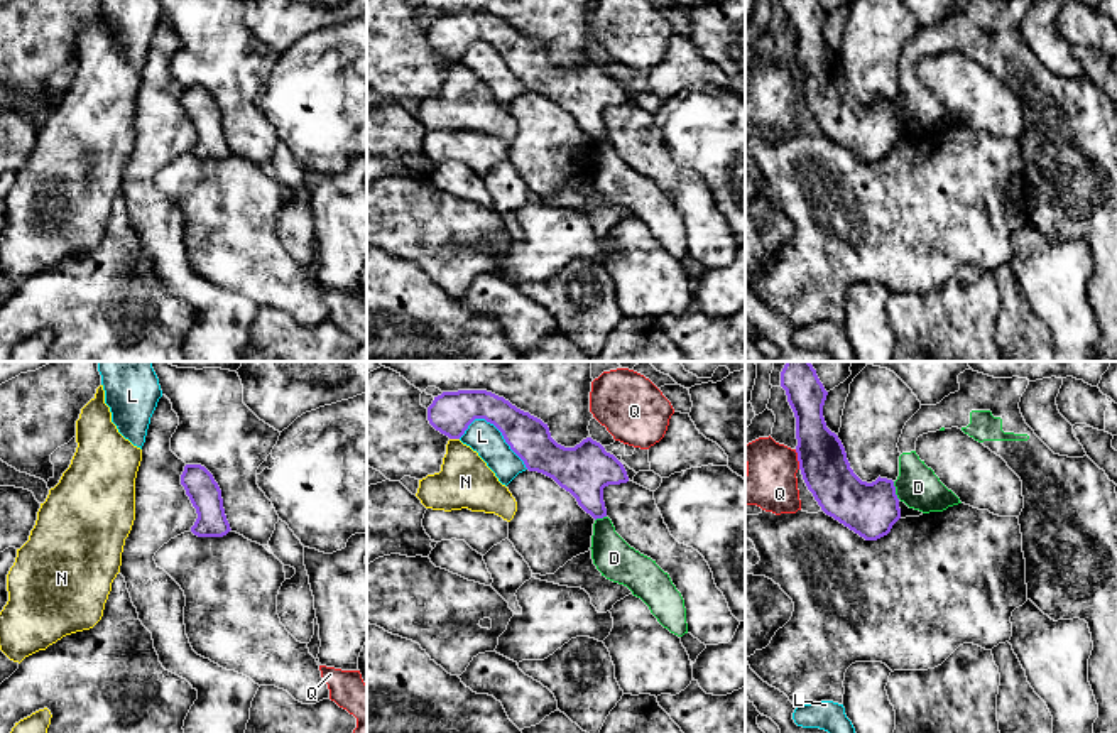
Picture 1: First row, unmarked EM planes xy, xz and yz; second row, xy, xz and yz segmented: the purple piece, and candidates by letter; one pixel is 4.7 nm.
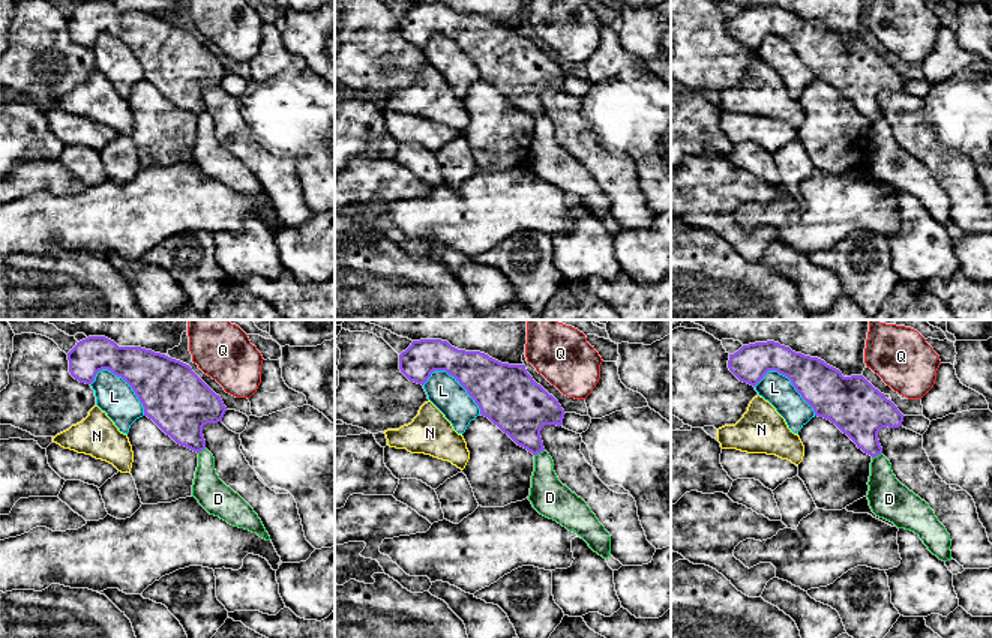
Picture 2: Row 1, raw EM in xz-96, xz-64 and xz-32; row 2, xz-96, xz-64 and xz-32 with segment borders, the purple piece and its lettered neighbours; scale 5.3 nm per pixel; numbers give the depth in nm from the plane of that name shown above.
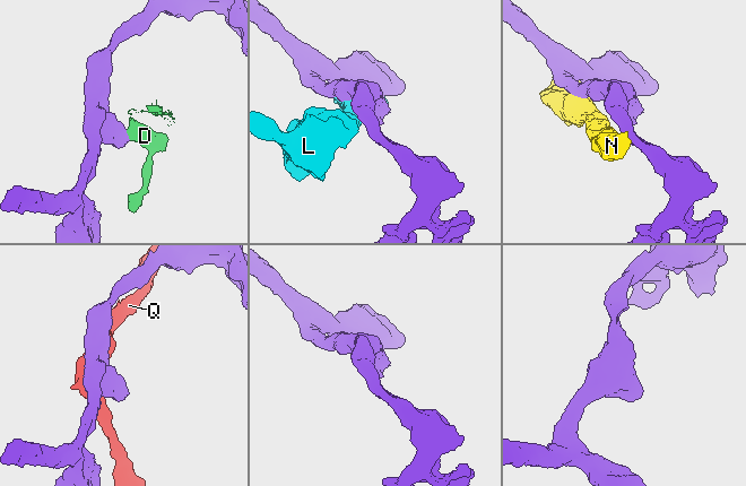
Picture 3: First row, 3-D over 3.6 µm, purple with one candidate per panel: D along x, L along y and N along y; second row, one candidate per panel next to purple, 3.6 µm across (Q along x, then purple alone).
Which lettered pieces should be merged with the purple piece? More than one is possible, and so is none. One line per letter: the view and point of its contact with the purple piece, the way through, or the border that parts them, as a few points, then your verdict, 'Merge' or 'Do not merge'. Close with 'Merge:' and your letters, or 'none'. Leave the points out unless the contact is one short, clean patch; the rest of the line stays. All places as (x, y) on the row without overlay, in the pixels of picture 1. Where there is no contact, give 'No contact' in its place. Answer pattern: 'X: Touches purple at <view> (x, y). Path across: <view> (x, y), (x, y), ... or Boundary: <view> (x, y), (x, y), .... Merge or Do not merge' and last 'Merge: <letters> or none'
D: Touches purple at yz (894, 112). Boundary: yz (893, 103), (894, 115), (899, 120). Do not merge
L: Touches purple at xz (497, 49). Do not merge
N: Touches purple at xz (455, 59). Do not merge
Q: Touches purple at yz (798, 81). Boundary: yz (795, 71), (800, 90). Do not merge
Merge: none

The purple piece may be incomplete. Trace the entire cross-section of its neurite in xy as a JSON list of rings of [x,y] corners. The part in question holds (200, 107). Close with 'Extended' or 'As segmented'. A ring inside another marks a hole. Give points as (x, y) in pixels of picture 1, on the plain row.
[[[186,86],[181,96],[198,140],[191,154],[198,159],[223,159],[232,150],[225,137],[221,111],[213,96],[201,86]]]. As segmented

